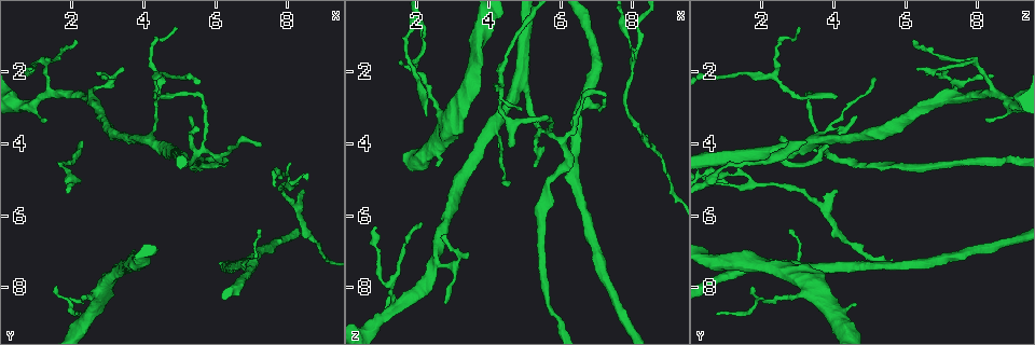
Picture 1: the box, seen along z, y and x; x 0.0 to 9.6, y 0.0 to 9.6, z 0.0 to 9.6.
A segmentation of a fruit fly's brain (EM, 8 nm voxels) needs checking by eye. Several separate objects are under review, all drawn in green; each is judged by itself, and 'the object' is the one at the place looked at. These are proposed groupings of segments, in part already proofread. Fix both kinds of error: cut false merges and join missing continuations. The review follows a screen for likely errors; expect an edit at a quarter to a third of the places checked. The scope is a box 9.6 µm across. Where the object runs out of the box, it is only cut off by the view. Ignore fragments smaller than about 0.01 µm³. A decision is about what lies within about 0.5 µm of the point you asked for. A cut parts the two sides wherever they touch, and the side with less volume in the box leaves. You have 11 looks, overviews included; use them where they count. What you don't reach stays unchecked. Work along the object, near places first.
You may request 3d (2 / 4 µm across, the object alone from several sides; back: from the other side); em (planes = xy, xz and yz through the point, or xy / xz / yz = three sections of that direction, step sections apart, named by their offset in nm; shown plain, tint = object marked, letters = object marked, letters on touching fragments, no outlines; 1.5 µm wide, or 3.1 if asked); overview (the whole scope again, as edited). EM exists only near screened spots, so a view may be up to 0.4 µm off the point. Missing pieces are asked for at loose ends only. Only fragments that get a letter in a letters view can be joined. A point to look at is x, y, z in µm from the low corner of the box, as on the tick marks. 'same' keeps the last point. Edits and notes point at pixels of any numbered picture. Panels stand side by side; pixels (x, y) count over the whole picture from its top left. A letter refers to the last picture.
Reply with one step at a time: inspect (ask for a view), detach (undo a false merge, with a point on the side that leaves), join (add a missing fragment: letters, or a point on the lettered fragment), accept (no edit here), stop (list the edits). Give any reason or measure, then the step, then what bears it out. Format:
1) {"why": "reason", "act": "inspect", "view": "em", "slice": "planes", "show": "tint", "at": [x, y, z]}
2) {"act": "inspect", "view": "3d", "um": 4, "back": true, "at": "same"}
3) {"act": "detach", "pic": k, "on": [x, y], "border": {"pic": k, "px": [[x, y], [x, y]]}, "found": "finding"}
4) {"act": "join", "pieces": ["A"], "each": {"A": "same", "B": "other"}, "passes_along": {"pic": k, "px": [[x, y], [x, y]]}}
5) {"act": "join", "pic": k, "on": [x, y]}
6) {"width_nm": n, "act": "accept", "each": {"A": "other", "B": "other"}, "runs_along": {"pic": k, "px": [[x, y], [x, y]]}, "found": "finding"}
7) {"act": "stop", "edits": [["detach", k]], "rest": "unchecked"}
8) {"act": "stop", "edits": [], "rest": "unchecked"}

{"why": "branch stops here", "act": "inspect", "view": "3d", "um": 2, "at": [1.55, 7.95, 1.75]}

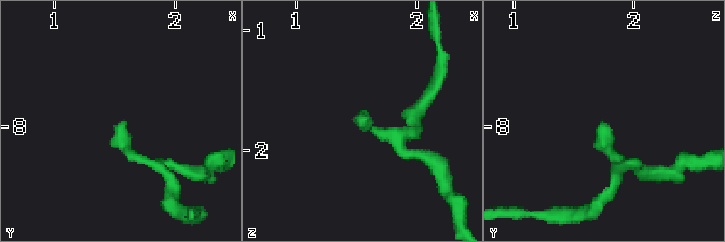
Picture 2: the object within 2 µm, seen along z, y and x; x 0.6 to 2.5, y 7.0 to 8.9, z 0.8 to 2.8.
{"why": "shape alone is not enough", "act": "inspect", "view": "em", "slice": "planes", "show": "letters", "at": [1.56, 7.94, 1.76]}

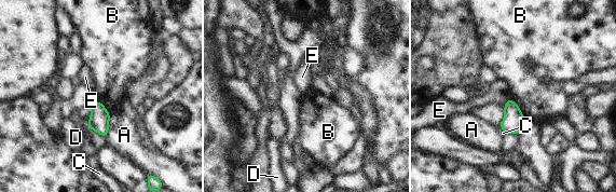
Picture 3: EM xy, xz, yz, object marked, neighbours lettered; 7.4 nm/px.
{"width_nm": 140, "act": "accept", "each": {"A": "other", "B": "other", "C": "other", "D": "other", "E": "other"}, "border": {"pic": 3, "px": [[510, 97], [524, 117]]}, "found": "none of them fits"}

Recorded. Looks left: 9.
{"why": "a fork", "act": "inspect", "view": "em", "slice": "planes", "show": "letters", "at": [8.05, 5.05, 1.75]}

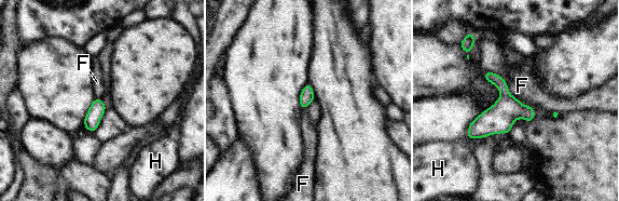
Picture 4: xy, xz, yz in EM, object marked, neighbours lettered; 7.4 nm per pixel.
{"act": "accept", "each": {"F": "other", "H": "other"}, "border": {"pic": 4, "px": [[507, 84], [507, 91], [518, 99]]}, "found": "continuous, no second neuron"}

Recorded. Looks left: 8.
{"why": "sharp bend", "act": "inspect", "view": "em", "slice": "planes", "show": "letters", "at": [8.20, 5.75, 3.65]}

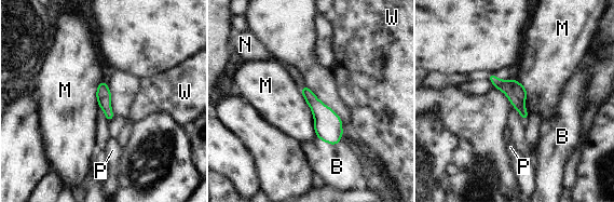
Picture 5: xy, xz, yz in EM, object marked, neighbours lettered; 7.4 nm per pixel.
{"longest_contact_nm": ["M", 340], "act": "accept", "each": {"B": "other", "M": "other", "N": "other", "P": "other", "W": "other"}, "found": "continuous, no second neuron"}

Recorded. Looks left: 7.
{"why": "tapers out", "act": "inspect", "view": "em", "slice": "yz", "step": 8, "show": "letters", "at": [4.50, 2.10, 5.15]}

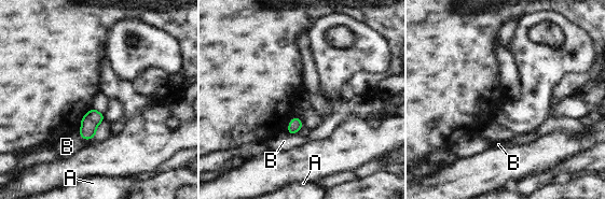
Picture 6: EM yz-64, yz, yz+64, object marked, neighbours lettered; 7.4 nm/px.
{"act": "accept", "each": {"A": "other", "B": "other"}, "border": {"pic": 6, "px": [[78, 133], [83, 139], [94, 138]]}, "found": "no lettered fragment goes on from it"}

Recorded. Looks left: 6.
{"why": "a fork", "act": "inspect", "view": "3d", "um": 4, "at": [1.25, 1.65, 7.95]}

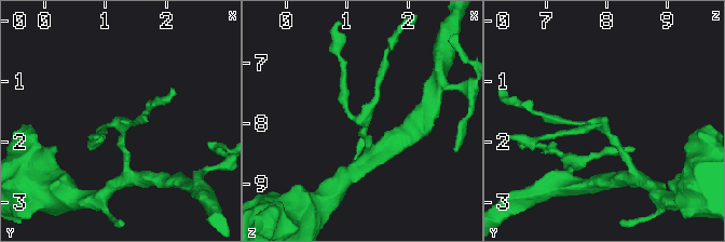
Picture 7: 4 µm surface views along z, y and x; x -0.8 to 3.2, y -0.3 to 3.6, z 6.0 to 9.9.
{"arms": 3, "act": "inspect", "view": "em", "slice": "planes", "show": "letters", "at": [1.30, 1.70, 7.90]}

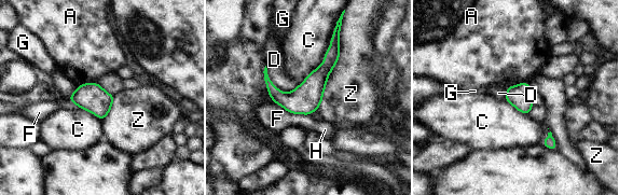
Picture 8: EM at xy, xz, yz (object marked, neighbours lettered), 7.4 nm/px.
{"act": "accept", "each": {"A": "other", "C": "other", "D": "other", "F": "other", "G": "other", "H": "other", "Z": "other"}, "runs_along": {"pic": 8, "px": [[335, 40], [298, 97], [274, 97]]}, "found": "continuous, no second neuron"}

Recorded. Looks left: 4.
{"act": "stop", "edits": [], "rest": "unchecked"}

